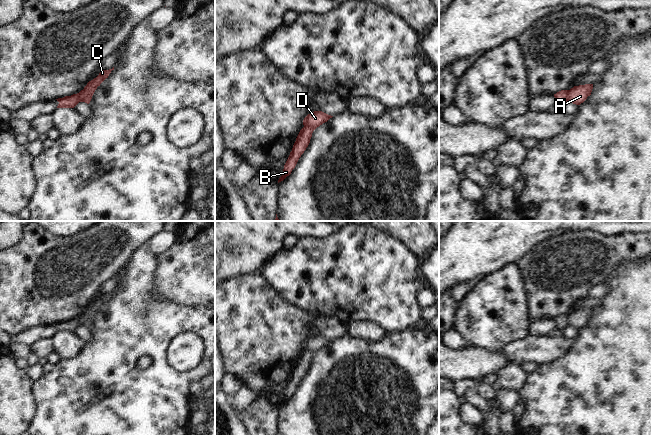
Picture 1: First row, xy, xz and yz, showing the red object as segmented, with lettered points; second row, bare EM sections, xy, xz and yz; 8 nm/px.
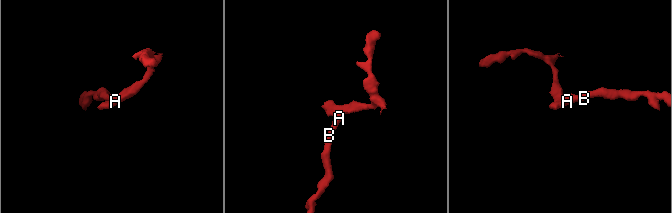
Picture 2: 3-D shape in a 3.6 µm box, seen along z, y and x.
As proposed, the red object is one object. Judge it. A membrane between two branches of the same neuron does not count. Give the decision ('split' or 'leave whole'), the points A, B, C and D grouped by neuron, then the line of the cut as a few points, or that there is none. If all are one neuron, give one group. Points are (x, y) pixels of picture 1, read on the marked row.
split; groups A B / C D; cut yz (567, 90), (568, 101)

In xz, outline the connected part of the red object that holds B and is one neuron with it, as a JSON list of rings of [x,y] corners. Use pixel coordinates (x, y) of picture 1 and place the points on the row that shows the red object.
[[[304,126],[293,145],[292,151],[284,165],[282,176],[279,178],[278,183],[283,181],[287,176],[289,176],[292,170],[295,168],[299,158],[304,153],[306,148],[310,143],[310,139],[312,137],[313,129],[307,126]]]

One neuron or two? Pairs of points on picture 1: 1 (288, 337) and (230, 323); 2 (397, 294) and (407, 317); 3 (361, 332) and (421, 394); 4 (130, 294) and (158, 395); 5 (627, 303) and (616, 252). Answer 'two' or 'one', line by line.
1: one
2: one
3: two
4: one
5: two

